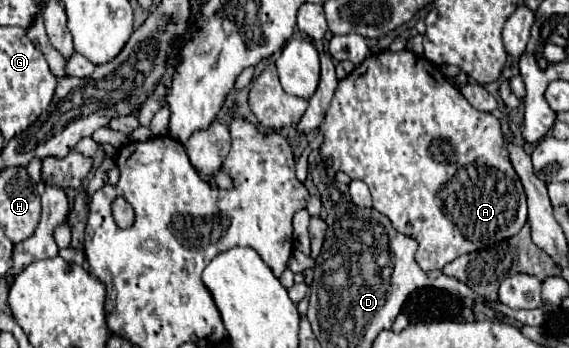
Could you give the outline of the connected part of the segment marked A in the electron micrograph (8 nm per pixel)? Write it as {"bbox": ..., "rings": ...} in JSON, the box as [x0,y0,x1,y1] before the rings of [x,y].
{"bbox":[318,49,526,273],"rings":[[[402,49],[396,53],[394,51],[374,53],[374,55],[366,57],[366,61],[360,63],[348,77],[344,77],[338,83],[338,89],[334,93],[330,109],[318,131],[324,137],[324,141],[320,145],[320,155],[332,163],[334,171],[344,171],[352,179],[366,181],[366,185],[370,187],[372,199],[374,199],[374,209],[380,211],[382,215],[386,215],[392,221],[392,225],[396,227],[396,231],[410,235],[418,241],[416,261],[424,273],[428,273],[432,269],[442,269],[446,263],[454,261],[456,257],[460,257],[464,253],[472,253],[472,251],[480,249],[482,245],[488,247],[488,245],[494,245],[496,241],[508,239],[508,237],[516,235],[520,231],[520,227],[526,223],[526,193],[524,193],[524,187],[510,163],[506,141],[500,131],[500,121],[492,113],[474,109],[464,99],[464,95],[452,83],[448,83],[448,79],[444,77],[444,73],[440,71],[438,65],[434,65],[432,61],[426,61],[426,57],[414,55],[408,49]]]}

